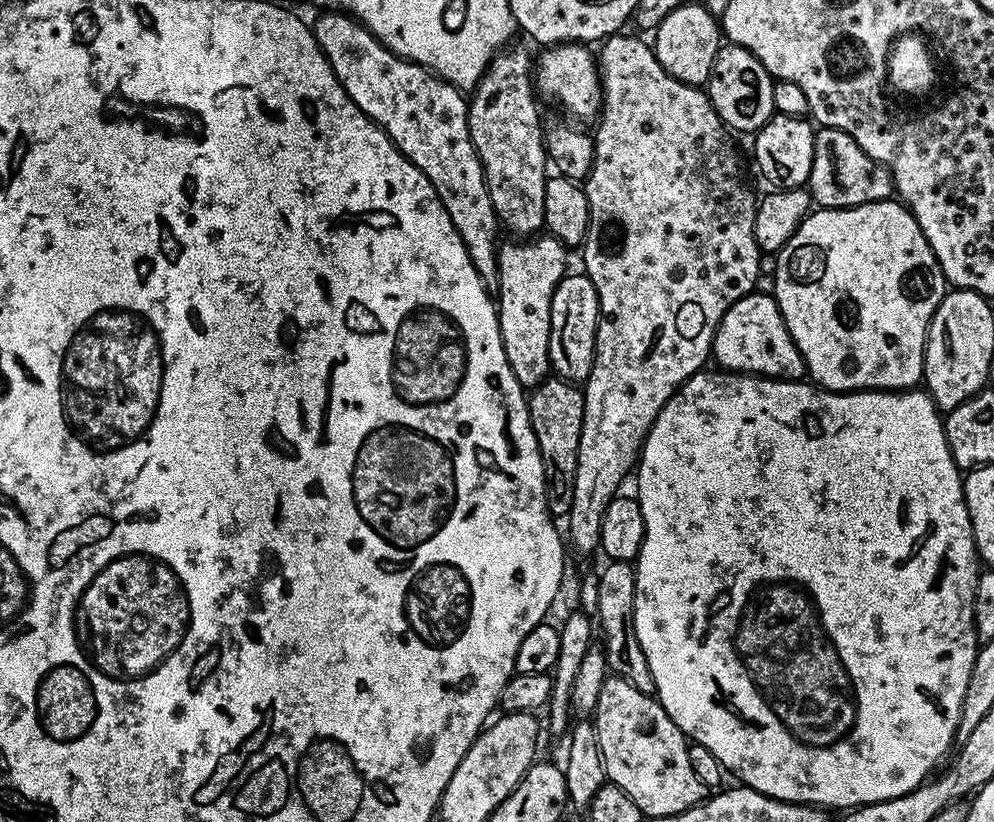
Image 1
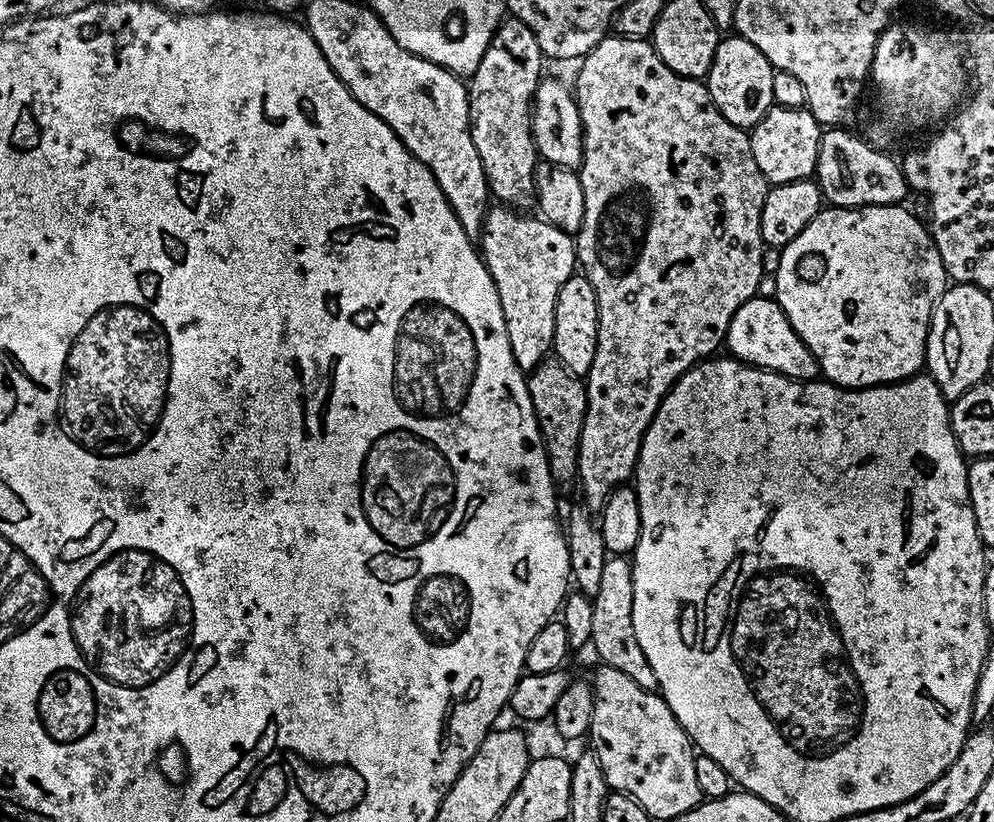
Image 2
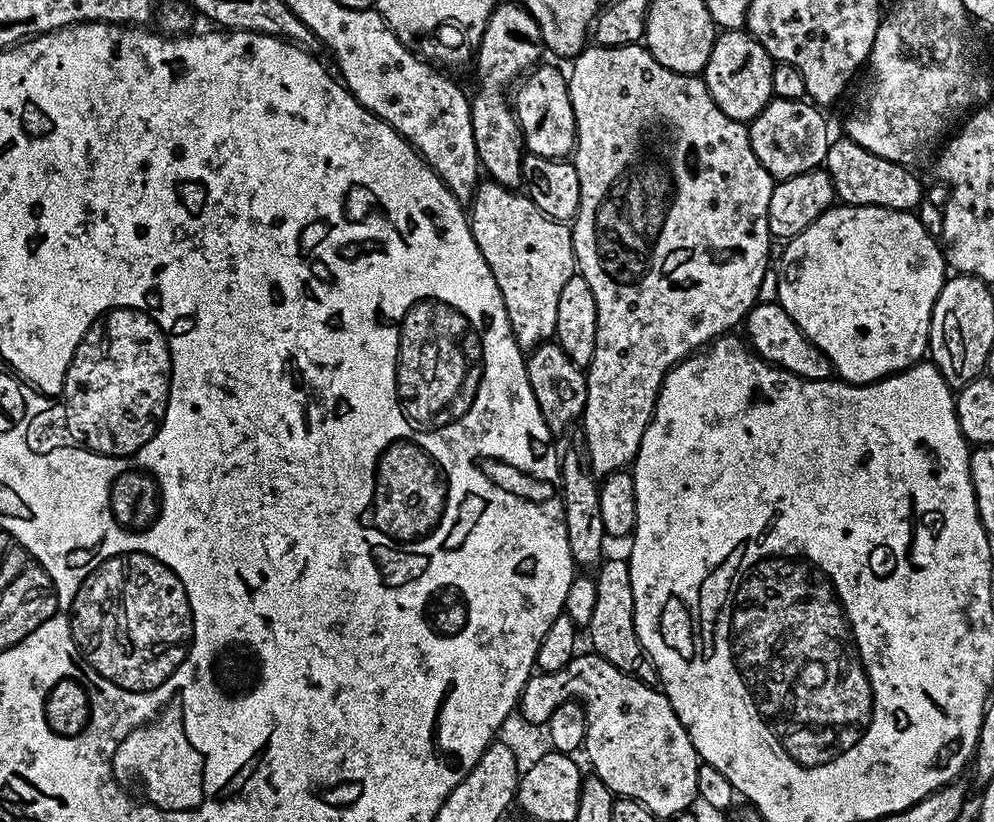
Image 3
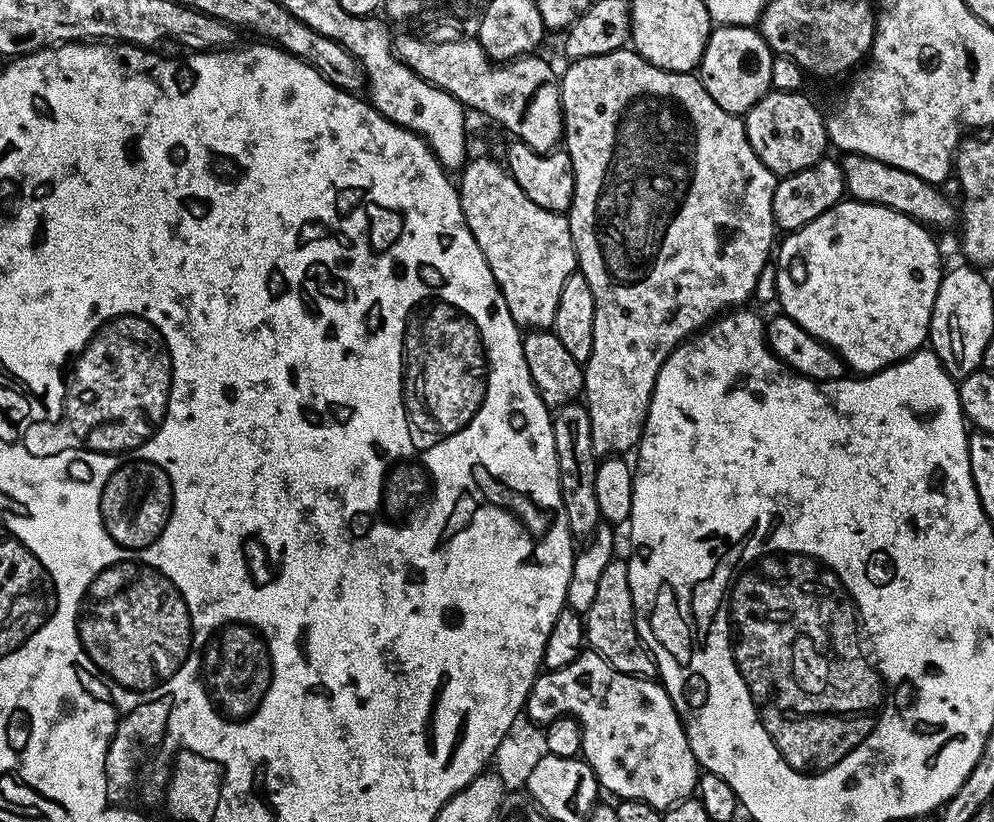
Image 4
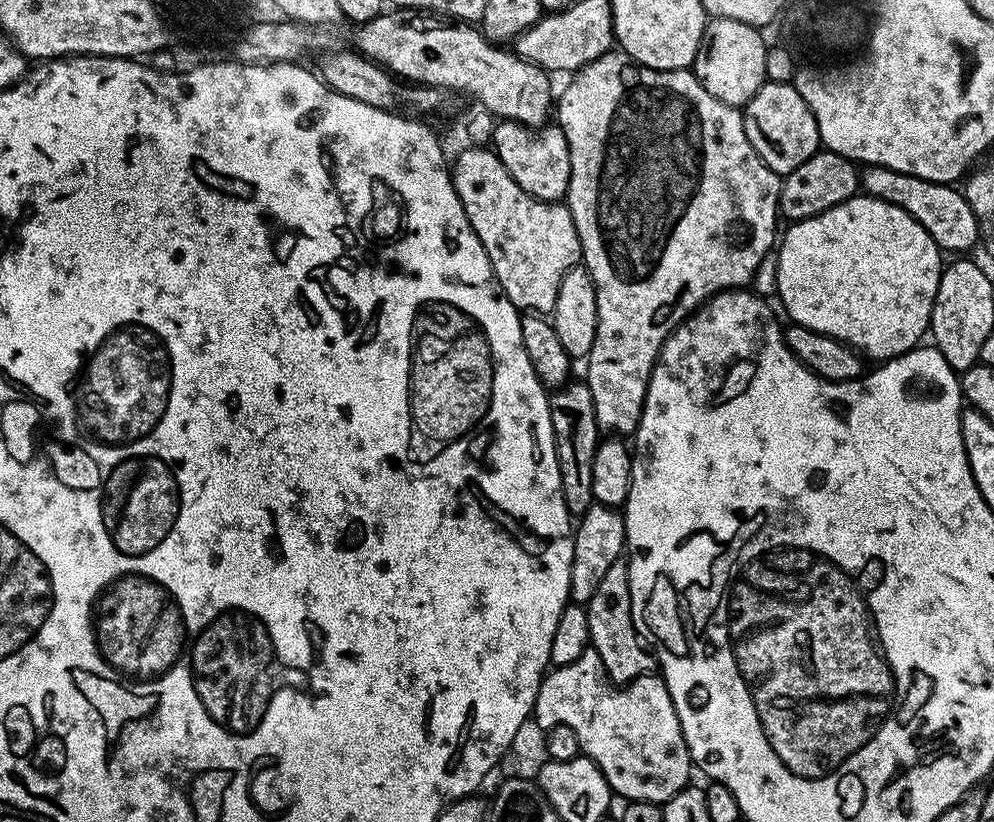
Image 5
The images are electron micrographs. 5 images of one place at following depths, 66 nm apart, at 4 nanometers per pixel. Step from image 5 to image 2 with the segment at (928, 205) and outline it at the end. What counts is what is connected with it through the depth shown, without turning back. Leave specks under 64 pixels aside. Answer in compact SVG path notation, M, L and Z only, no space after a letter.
M832 126L820 133L820 145L818 146L818 158L816 159L816 171L814 179L820 188L821 197L834 208L866 208L870 204L900 204L907 196L910 189L901 161L876 148L871 148L860 136L847 132L847 127Z

